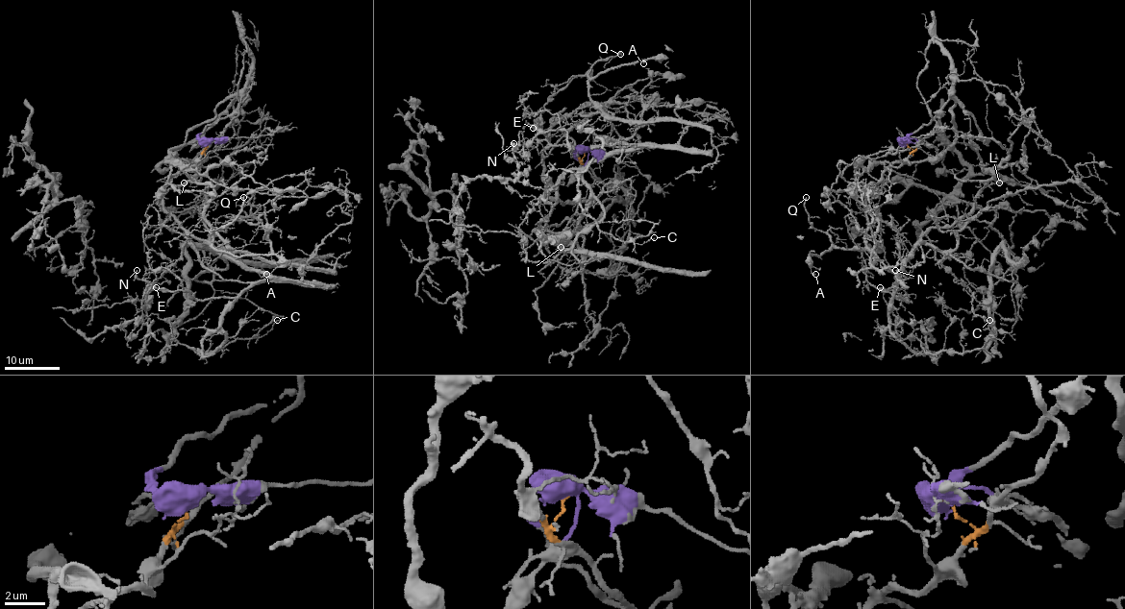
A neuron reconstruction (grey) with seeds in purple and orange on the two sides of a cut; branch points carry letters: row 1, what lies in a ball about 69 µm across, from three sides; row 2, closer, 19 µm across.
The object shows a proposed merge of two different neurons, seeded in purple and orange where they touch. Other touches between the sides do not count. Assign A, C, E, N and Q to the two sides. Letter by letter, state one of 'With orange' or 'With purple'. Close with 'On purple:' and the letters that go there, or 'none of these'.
A: With orange
C: With orange
E: With orange
N: With orange
Q: With orange
On purple: none of these

